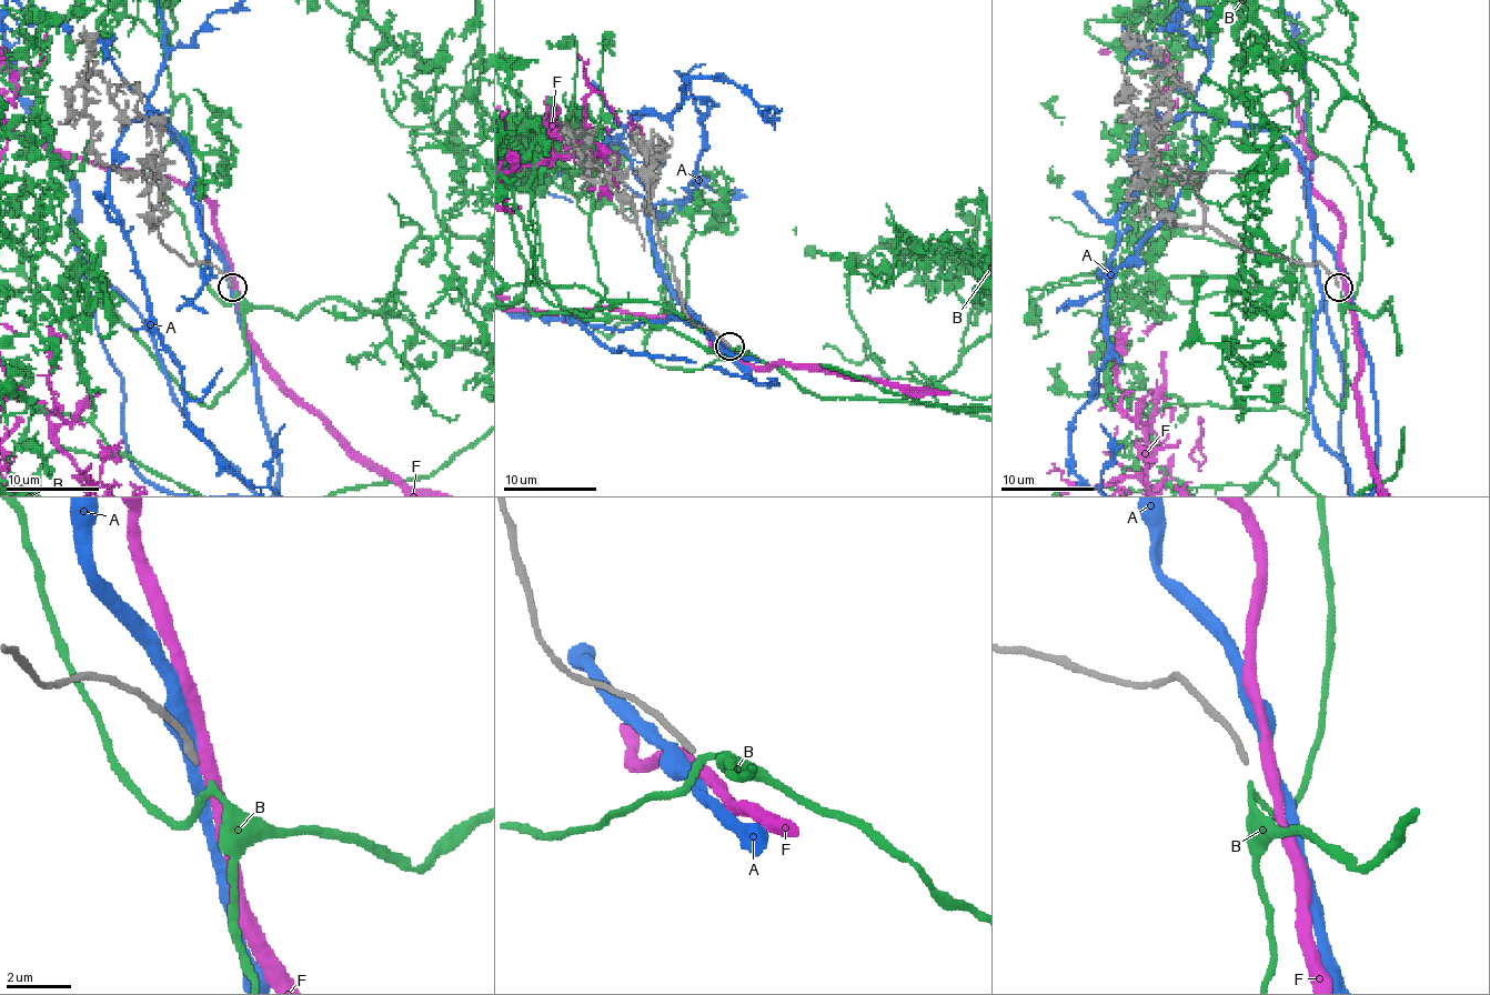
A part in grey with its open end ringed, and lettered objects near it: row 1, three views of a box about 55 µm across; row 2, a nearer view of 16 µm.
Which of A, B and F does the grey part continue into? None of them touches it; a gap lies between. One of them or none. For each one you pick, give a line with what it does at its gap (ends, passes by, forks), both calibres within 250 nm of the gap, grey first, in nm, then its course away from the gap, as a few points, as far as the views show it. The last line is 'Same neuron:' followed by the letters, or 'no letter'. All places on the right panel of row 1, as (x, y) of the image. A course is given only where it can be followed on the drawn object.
B: it passes by | 200/170 nm
Same neuron: B

